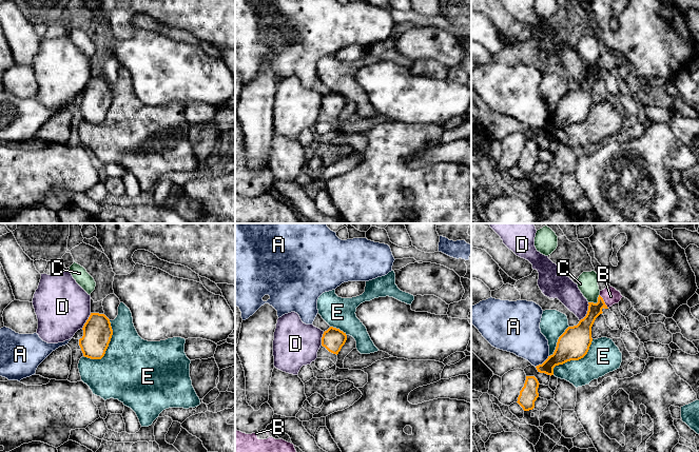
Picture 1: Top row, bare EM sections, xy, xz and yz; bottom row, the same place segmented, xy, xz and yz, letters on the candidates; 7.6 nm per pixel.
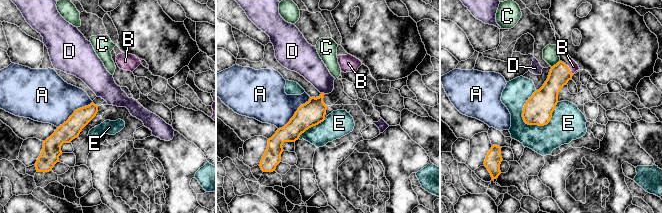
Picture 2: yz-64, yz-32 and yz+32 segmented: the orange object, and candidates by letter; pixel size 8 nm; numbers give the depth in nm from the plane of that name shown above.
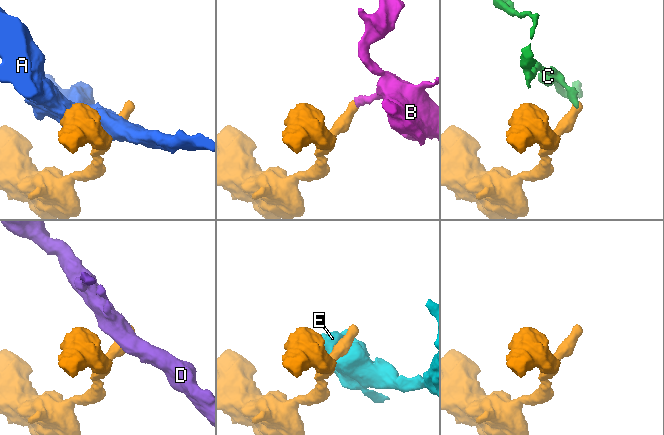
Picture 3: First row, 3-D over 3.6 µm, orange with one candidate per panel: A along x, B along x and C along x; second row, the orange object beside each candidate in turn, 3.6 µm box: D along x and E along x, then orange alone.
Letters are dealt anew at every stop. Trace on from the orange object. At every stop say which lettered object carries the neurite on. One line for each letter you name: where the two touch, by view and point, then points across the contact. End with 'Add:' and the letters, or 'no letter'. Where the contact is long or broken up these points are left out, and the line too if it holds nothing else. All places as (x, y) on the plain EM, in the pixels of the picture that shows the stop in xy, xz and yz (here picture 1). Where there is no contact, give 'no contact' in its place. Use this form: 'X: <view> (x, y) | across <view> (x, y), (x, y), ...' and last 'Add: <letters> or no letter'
B: yz (603, 65) | across yz (584, 91), (594, 75), (603, 65), (610, 60)
Add: B

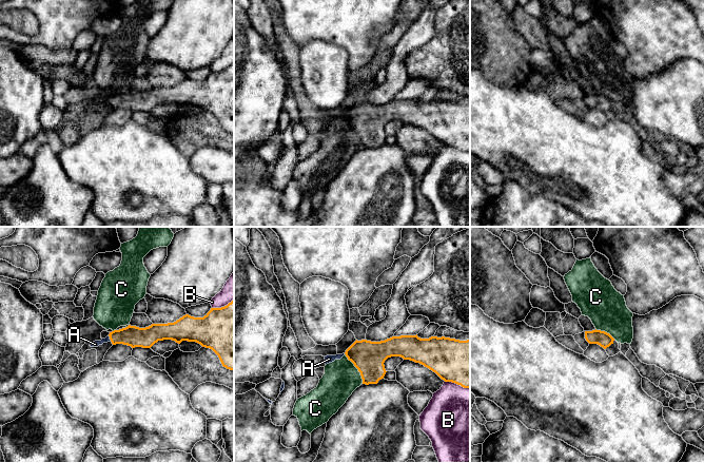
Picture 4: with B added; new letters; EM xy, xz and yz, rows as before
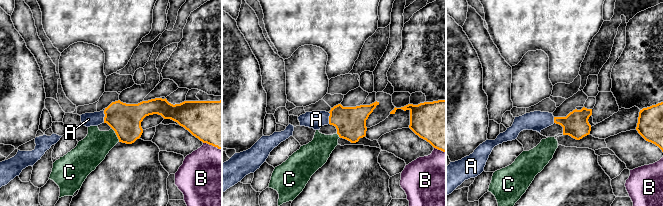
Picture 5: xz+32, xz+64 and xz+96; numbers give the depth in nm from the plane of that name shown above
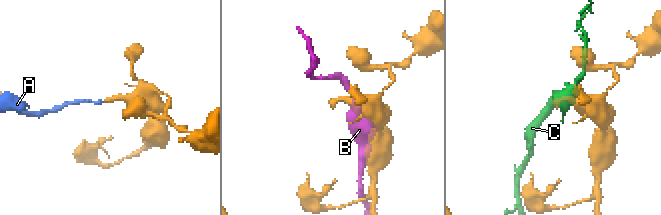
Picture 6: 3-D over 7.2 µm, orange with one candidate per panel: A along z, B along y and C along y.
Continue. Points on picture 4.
A: xy (110, 102) | across xy (131, 99), (110, 102), (95, 108)
Add: A

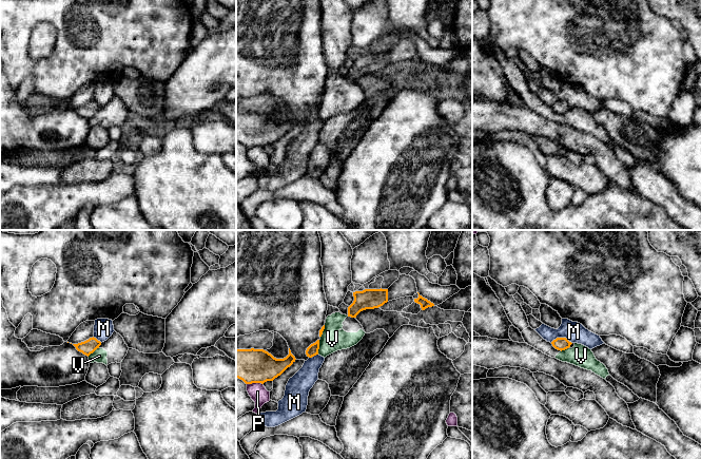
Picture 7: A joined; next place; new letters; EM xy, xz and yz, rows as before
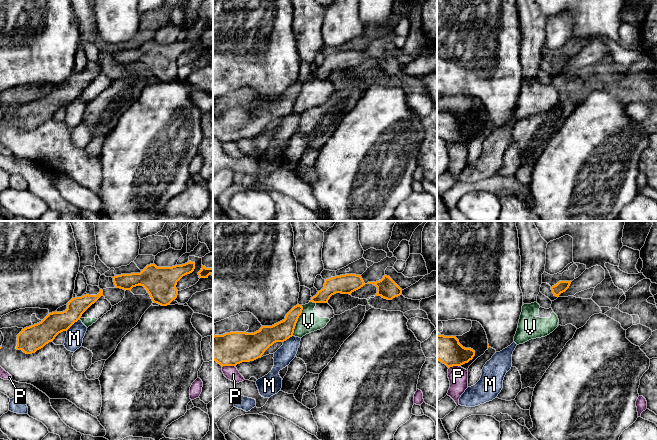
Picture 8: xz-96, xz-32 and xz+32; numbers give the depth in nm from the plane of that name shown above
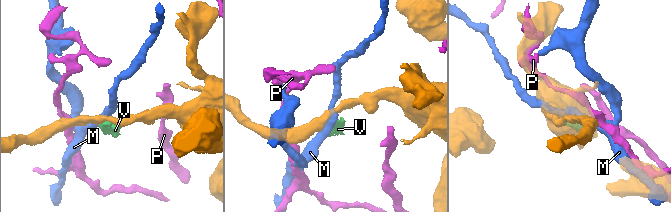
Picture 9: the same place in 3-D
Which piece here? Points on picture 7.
Add: no letter

